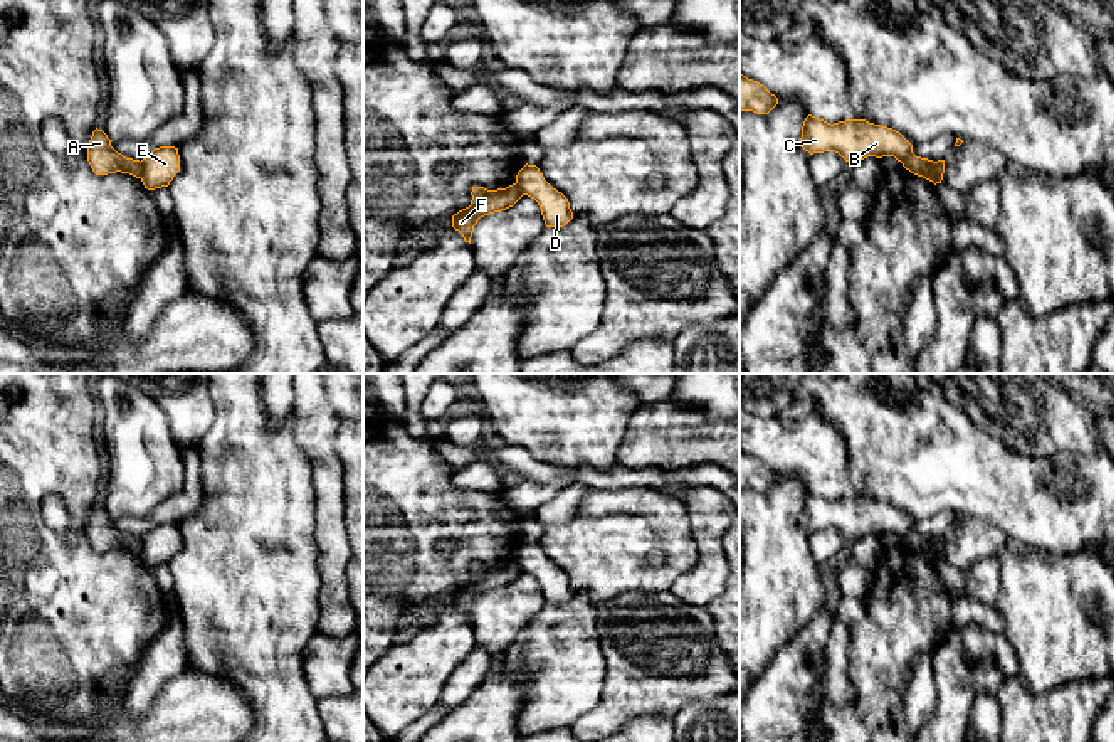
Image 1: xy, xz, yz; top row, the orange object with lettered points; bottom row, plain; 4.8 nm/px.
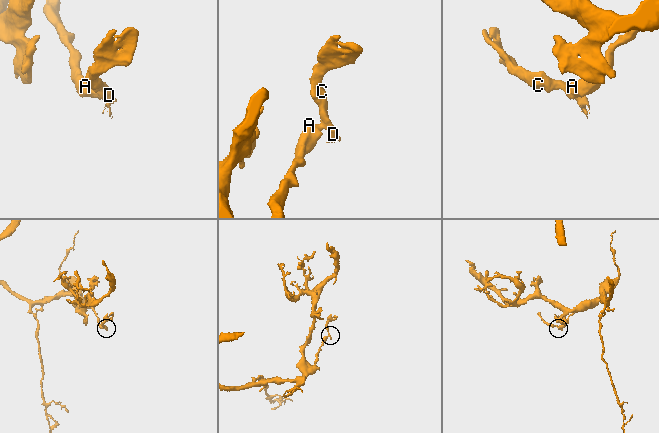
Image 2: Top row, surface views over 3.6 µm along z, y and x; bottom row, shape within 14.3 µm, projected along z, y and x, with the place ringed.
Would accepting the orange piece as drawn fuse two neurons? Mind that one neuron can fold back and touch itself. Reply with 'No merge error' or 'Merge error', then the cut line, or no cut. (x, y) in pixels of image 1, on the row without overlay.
Merge error. Split along yz (931, 539), (931, 557), (935, 561)

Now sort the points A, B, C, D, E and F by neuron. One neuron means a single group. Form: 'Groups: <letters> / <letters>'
Groups: A F / B C D E

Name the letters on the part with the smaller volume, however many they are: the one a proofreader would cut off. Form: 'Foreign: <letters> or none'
Foreign: B, C, D, E

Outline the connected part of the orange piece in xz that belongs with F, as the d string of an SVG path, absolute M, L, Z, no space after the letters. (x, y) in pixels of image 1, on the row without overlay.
M516 560L497 567L472 564L471 572L471 582L452 592L452 604L459 607L469 621L474 602L481 594L506 587L523 574Z

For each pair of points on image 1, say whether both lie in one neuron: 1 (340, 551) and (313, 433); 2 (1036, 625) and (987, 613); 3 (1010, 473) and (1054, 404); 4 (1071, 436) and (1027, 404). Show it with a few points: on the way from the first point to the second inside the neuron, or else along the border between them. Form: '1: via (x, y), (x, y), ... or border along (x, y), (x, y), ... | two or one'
1: via (328, 522), (326, 461) | one
2: border along (994, 606), (1000, 614), (1004, 633) | two
3: border along (989, 434), (1031, 456), (1059, 455) | two
4: via (1061, 426), (1044, 421), (1037, 414) | one

